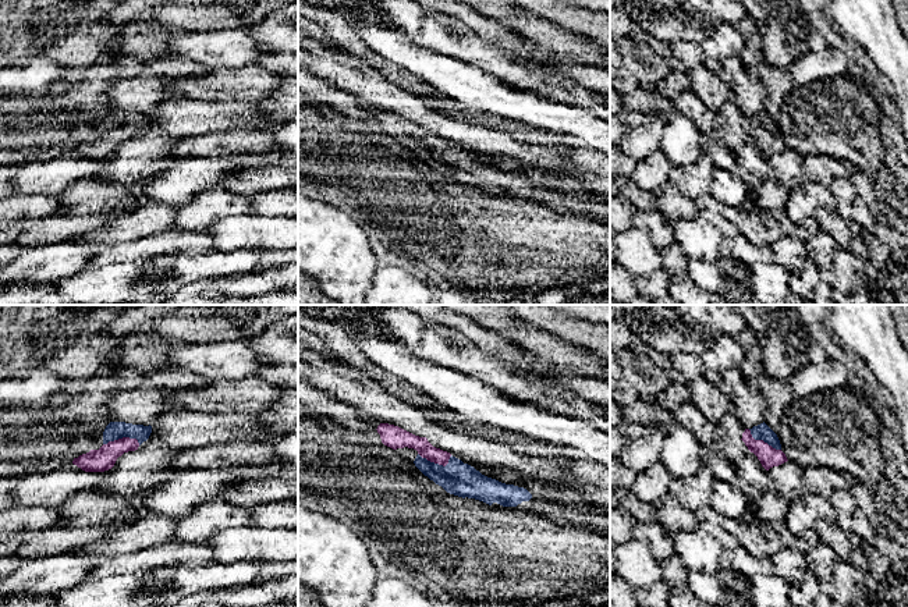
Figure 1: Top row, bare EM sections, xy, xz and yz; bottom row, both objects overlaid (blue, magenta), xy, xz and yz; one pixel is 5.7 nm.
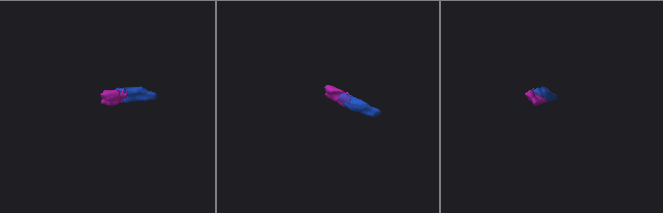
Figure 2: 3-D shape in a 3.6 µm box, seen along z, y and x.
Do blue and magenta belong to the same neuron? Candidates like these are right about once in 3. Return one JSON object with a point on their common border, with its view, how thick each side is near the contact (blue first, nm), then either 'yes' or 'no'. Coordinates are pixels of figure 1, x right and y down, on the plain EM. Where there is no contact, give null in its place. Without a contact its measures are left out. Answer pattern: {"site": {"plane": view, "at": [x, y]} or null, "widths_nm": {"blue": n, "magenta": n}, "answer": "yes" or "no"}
{"site": {"plane": "xy", "at": [121, 125]}, "widths_nm": {"blue": 110, "magenta": 130}, "answer": "yes"}

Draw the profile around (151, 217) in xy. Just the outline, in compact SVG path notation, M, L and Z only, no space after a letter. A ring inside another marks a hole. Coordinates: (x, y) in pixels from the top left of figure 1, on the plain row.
M145 200L134 210L109 216L102 227L75 238L72 242L102 251L110 245L120 245L174 228L175 213L175 206Z

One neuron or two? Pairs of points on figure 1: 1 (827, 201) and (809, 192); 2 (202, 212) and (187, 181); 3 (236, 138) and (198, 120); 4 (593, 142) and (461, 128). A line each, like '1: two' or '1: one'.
1: one
2: two
3: two
4: two

